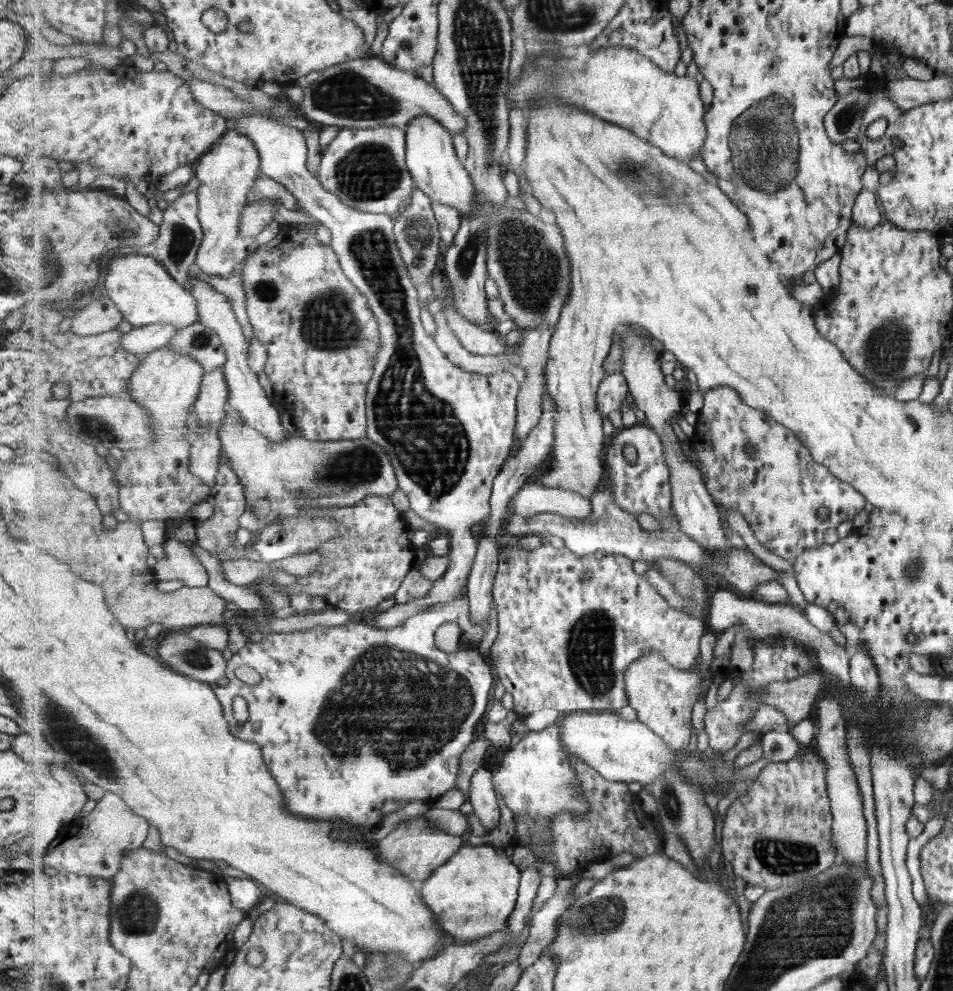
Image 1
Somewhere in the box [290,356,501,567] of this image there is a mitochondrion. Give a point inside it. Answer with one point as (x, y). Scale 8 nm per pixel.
(351, 469)

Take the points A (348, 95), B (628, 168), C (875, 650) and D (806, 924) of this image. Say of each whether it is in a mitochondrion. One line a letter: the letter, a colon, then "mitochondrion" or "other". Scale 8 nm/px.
A: mitochondrion
B: mitochondrion
C: other
D: mitochondrion

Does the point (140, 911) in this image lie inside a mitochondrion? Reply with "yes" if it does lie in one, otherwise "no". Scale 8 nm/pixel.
yes

